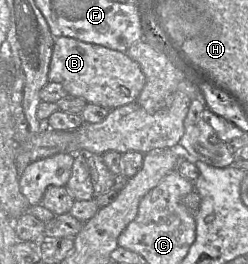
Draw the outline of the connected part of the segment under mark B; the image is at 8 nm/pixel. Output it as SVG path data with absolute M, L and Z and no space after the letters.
M57 37L49 66L48 81L60 83L69 95L81 97L107 109L136 102L145 85L139 64L126 53L72 37Z

